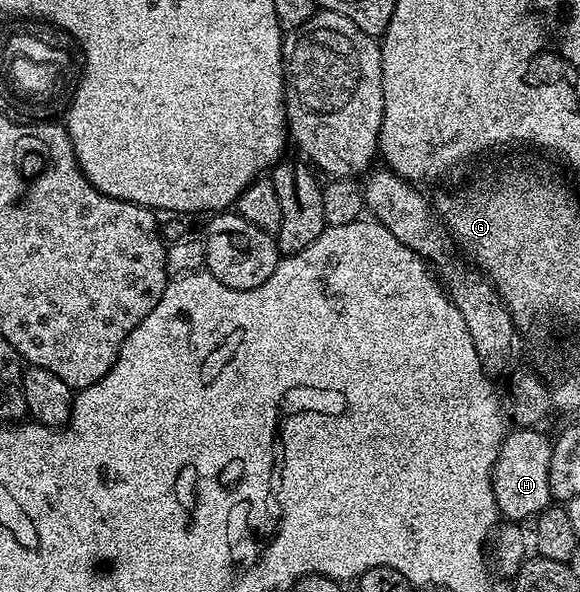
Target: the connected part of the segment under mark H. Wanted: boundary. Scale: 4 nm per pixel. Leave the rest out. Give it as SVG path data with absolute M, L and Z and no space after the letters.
M524 428L528 430L512 430L509 429L504 435L502 444L498 448L498 460L494 460L494 468L492 469L492 487L494 488L494 500L496 501L497 511L501 515L504 514L509 523L523 523L523 518L528 520L535 519L537 514L548 509L553 501L550 492L550 452L552 451L552 442L542 431L536 430L540 428Z

